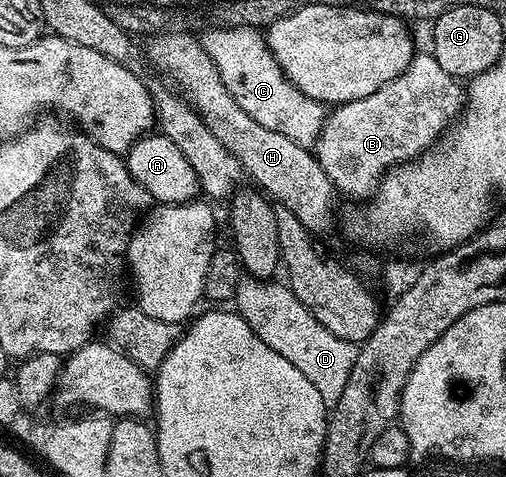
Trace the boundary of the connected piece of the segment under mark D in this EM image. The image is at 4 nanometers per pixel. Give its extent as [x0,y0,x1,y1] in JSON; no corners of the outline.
[233,276,358,407]

